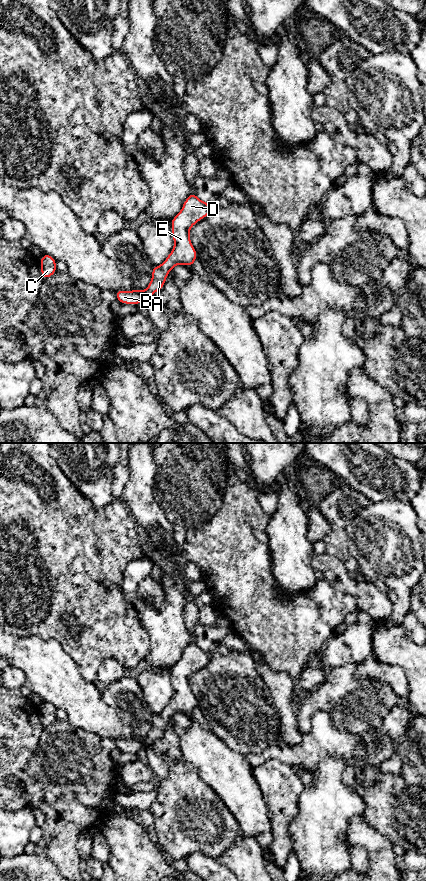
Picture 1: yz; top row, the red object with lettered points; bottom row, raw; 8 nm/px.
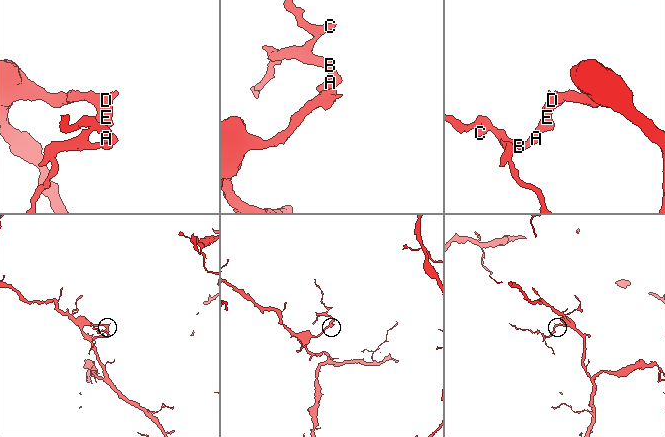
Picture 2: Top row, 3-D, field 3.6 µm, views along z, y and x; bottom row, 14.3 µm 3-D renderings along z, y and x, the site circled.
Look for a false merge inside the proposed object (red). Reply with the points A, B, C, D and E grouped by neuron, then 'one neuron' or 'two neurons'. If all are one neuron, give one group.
groups A B C D E; one neuron

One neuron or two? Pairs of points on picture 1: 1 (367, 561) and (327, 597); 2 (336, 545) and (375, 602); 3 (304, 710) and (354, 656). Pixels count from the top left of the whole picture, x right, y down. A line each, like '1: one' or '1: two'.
1: two
2: two
3: two

